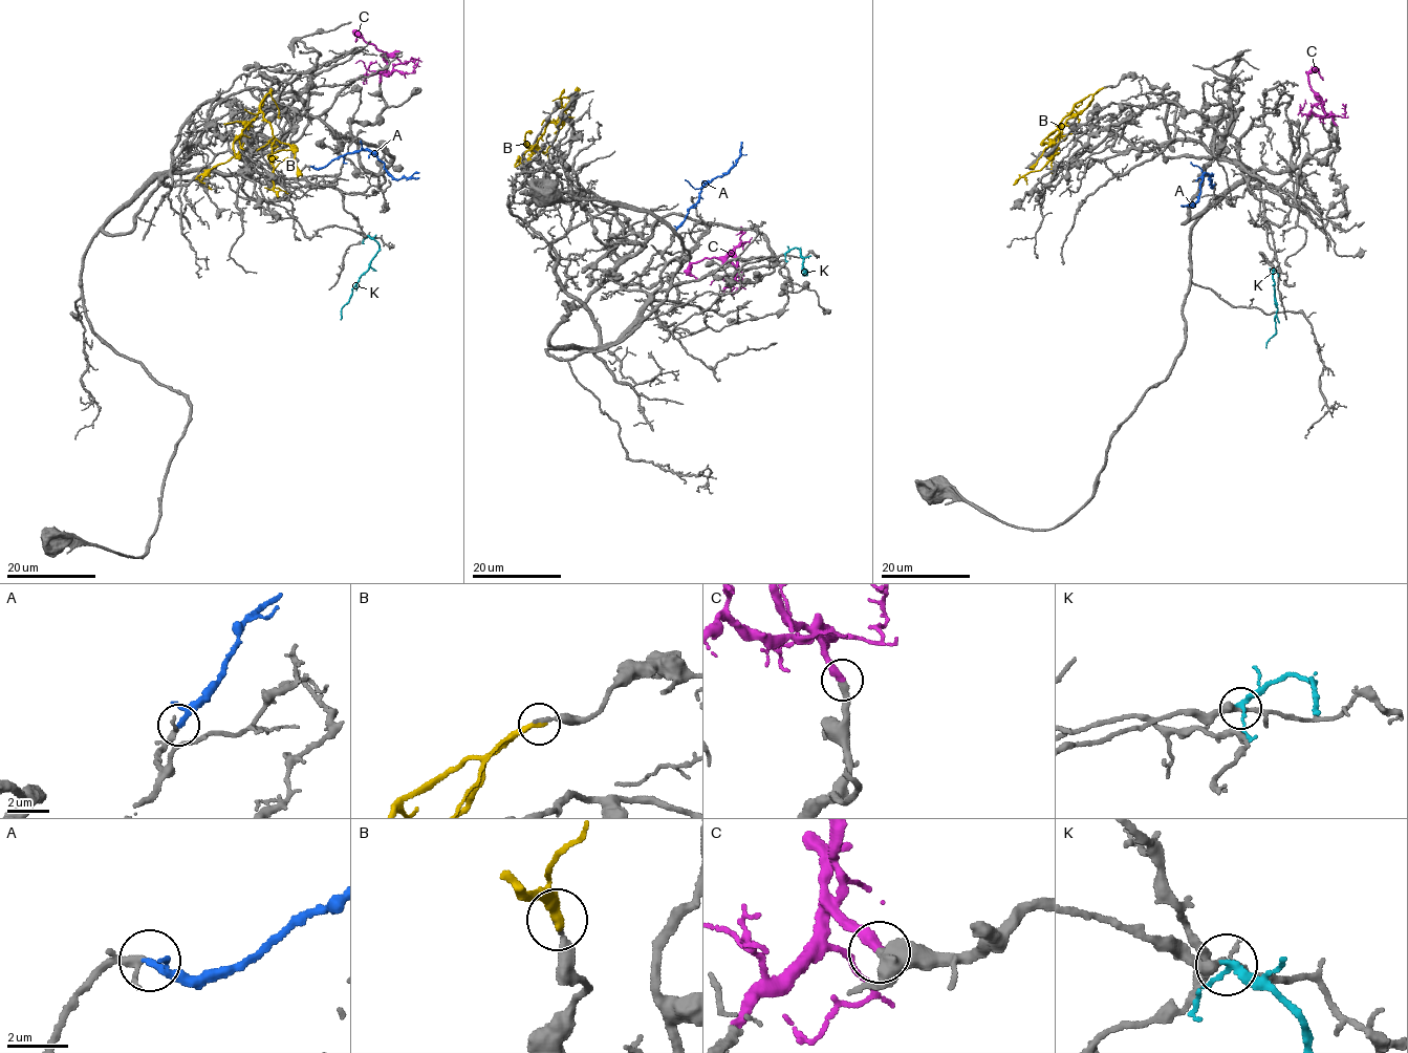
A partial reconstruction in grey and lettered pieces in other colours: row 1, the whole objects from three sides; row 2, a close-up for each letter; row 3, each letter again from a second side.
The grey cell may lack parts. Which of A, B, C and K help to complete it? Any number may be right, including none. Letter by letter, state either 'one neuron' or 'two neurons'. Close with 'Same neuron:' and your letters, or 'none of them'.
A: one neuron
B: two neurons
C: one neuron
K: two neurons
Same neuron: A, C

